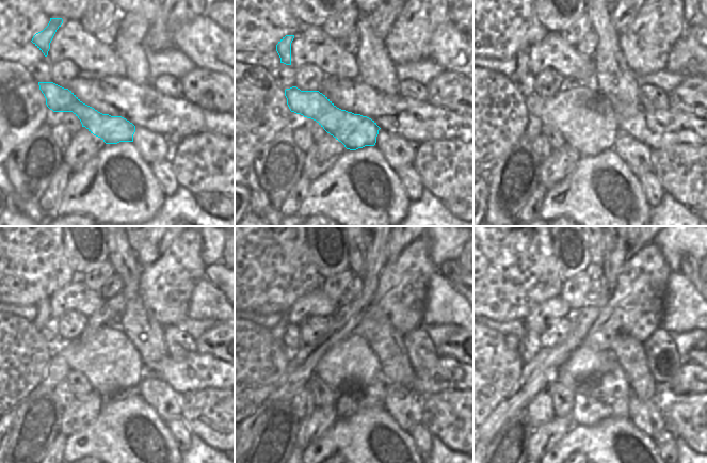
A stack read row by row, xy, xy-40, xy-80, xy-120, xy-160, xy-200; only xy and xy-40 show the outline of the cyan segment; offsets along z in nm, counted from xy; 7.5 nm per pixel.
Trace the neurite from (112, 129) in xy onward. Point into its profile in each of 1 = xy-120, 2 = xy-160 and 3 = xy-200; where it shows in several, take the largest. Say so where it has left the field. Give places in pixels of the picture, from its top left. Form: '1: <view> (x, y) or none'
1: xy-120 (110, 362)
2: xy-160 (351, 363)
3: xy-200 (584, 363)

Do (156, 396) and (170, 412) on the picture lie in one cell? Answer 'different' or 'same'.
same

